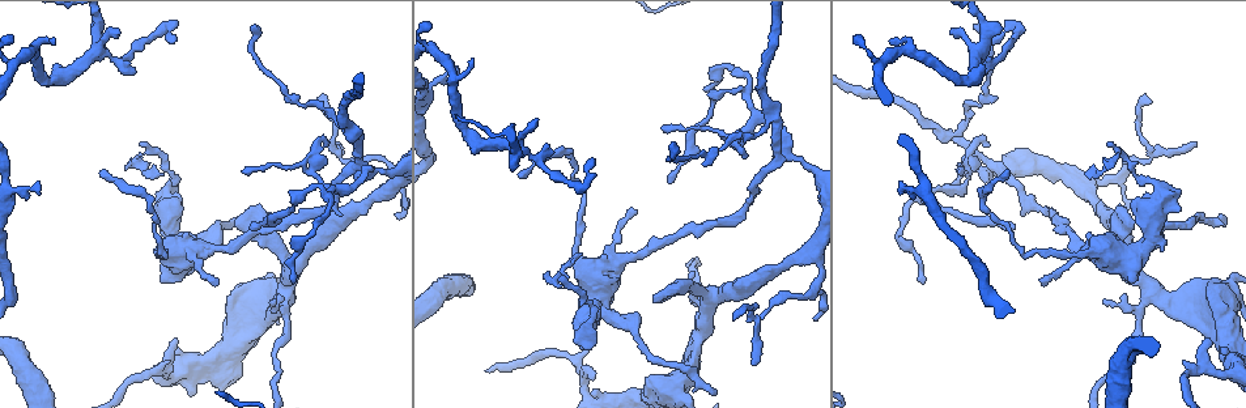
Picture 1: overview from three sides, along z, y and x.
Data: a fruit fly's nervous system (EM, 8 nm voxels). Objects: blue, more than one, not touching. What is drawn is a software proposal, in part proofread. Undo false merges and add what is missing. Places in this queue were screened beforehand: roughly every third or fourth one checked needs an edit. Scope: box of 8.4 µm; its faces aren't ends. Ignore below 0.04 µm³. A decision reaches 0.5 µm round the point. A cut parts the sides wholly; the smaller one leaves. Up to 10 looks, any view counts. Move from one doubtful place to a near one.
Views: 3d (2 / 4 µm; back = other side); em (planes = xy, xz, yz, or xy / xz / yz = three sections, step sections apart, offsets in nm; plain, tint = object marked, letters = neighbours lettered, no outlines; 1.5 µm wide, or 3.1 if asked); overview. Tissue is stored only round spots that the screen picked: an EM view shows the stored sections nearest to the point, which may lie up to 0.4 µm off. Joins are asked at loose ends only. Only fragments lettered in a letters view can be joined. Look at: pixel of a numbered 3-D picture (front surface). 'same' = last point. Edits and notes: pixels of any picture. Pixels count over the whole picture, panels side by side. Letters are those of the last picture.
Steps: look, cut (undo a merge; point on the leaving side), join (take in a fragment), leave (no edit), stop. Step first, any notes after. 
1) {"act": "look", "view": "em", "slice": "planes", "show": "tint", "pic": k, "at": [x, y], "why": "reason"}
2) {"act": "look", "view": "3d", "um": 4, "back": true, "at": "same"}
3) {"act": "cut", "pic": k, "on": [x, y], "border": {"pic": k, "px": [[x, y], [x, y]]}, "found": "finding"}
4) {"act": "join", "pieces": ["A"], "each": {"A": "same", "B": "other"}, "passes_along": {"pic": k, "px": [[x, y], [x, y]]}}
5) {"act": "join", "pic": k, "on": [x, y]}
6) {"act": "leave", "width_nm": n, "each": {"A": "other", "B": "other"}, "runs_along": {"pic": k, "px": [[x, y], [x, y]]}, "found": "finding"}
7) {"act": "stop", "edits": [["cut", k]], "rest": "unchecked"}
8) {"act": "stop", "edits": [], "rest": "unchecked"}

{"act": "look", "view": "3d", "um": 4, "pic": 1, "at": [889, 42], "why": "free end"}

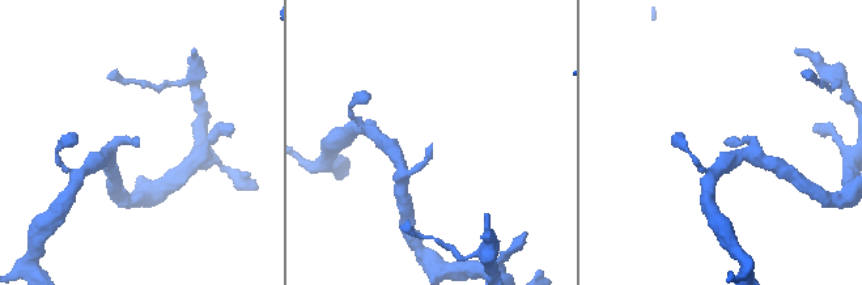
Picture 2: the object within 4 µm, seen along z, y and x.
{"act": "look", "view": "em", "slice": "planes", "show": "letters", "pic": 2, "at": [727, 144], "why": "need the tissue"}

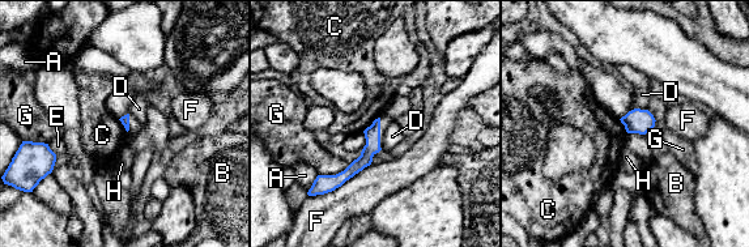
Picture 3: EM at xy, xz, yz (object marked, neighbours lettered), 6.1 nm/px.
{"act": "leave", "each": {"A": "other", "B": "other", "C": "other", "D": "other", "E": "other", "F": "other", "G": "other", "H": "other"}, "border": {"pic": 3, "px": [[379, 116], [364, 131]]}, "found": "no lettered fragment goes on from it"}

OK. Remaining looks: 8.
{"act": "look", "view": "3d", "um": 2, "pic": 1, "at": [1225, 226]}

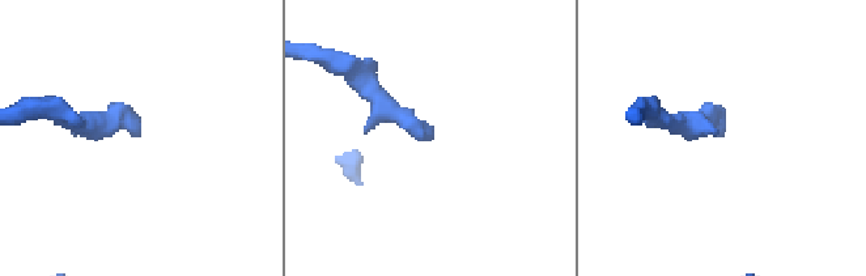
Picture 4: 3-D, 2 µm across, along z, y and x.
{"act": "look", "view": "em", "slice": "planes", "show": "plain", "pic": 4, "at": [134, 133], "why": "now the EM"}

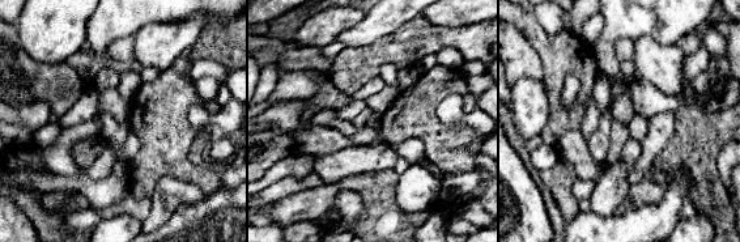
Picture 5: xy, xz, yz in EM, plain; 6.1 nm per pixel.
{"act": "look", "view": "em", "slice": "planes", "show": "letters", "at": "same", "why": "see the neighbours"}

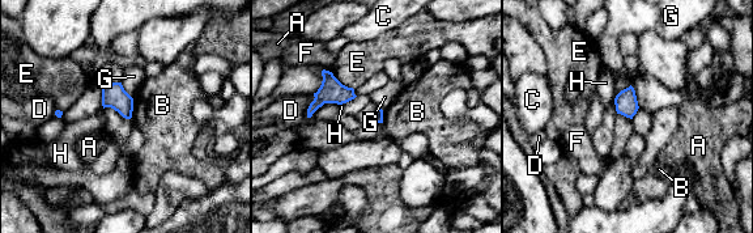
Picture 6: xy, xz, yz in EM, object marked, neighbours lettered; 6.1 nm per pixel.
{"act": "leave", "each": {"A": "other", "B": "other", "C": "other", "D": "other", "E": "other", "F": "other", "G": "other", "H": "other"}, "found": "no lettered fragment goes on from it"}

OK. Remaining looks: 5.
{"act": "look", "view": "em", "slice": "planes", "show": "plain", "pic": 1, "at": [169, 200], "why": "sudden change in width"}

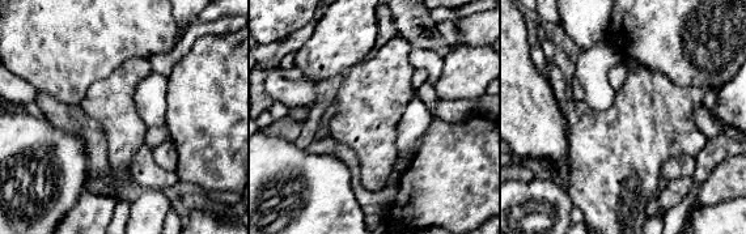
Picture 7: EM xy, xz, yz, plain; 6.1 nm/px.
{"act": "look", "view": "em", "slice": "planes", "show": "letters", "at": "same"}

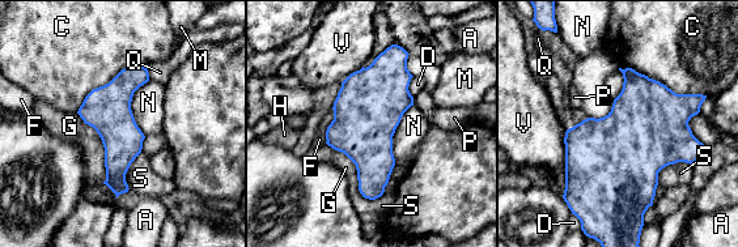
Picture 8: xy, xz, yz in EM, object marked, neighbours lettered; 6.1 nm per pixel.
{"act": "leave", "width_nm": 420, "each": {"A": "other", "C": "other", "D": "other", "F": "other", "G": "other", "H": "other", "M": "other", "N": "other", "P": "other", "Q": "other", "S": "other", "V": "other"}, "border": {"pic": 8, "px": [[149, 80], [131, 102], [144, 136]]}, "found": "one neuron here"}

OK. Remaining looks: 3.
{"act": "look", "view": "3d", "um": 4, "pic": 1, "at": [988, 145], "why": "thin end"}

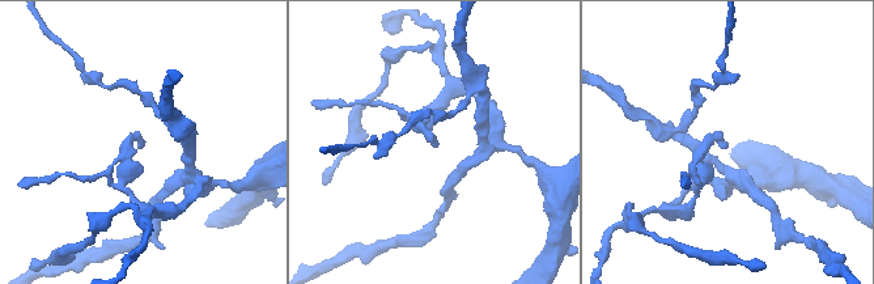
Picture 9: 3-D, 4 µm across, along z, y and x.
{"act": "look", "view": "em", "slice": "planes", "show": "letters", "pic": 9, "at": [137, 148]}

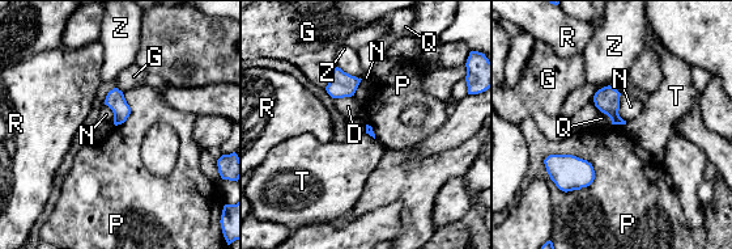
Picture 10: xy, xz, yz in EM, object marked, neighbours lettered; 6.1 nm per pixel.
{"act": "leave", "each": {"D": "other", "G": "other", "N": "other", "P": "other", "Q": "other", "R": "other", "T": "other", "Z": "other"}, "border": {"pic": 10, "px": [[543, 160], [575, 155], [595, 178]]}, "found": "none of them fits"}

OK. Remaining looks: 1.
{"act": "stop", "edits": [], "rest": "unchecked"}

